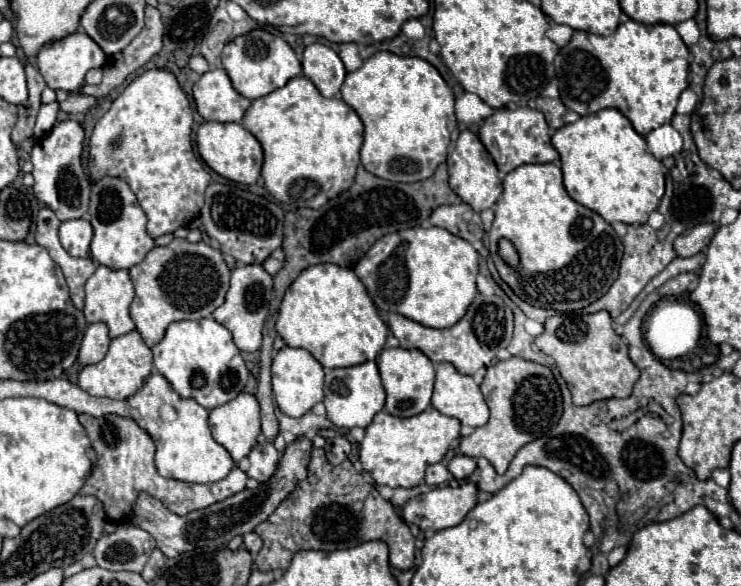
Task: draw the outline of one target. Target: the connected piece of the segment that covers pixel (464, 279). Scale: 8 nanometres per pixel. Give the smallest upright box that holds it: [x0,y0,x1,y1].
[354,221,478,327]

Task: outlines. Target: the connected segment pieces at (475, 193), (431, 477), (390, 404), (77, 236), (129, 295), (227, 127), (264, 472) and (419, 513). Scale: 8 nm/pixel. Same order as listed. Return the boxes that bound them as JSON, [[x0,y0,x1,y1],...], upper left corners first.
[[448,129,502,211],[424,463,450,487],[378,349,434,417],[60,219,94,257],[84,265,136,339],[196,123,264,185],[246,441,280,483],[402,481,478,531]]

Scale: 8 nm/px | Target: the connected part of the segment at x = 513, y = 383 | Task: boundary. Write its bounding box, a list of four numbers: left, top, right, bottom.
[460,357,562,475]

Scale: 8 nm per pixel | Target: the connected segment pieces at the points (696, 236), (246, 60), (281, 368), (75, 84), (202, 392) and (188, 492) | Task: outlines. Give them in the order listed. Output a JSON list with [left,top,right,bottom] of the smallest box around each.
[[674,223,716,257],[222,29,302,101],[272,345,324,417],[36,31,106,93],[152,317,250,409],[78,415,248,523]]

